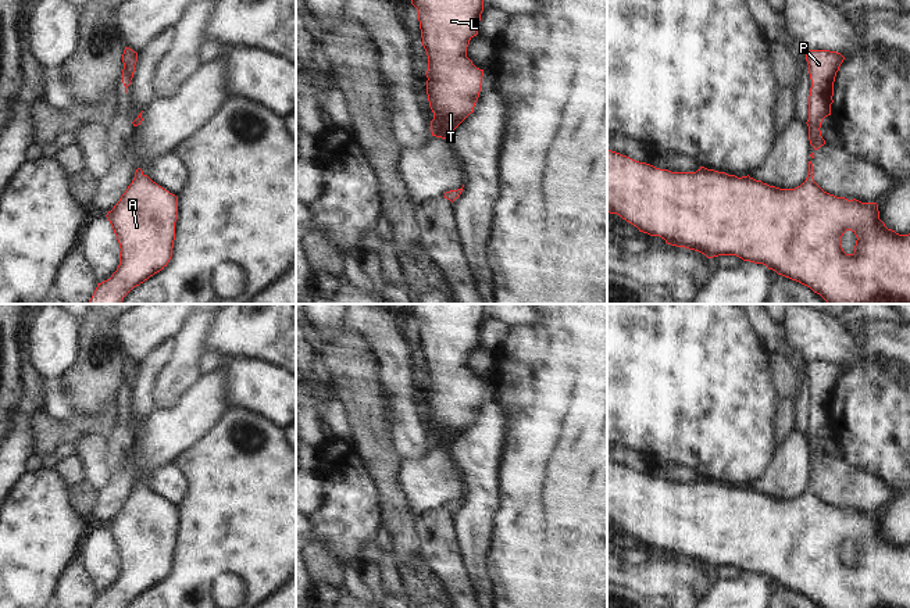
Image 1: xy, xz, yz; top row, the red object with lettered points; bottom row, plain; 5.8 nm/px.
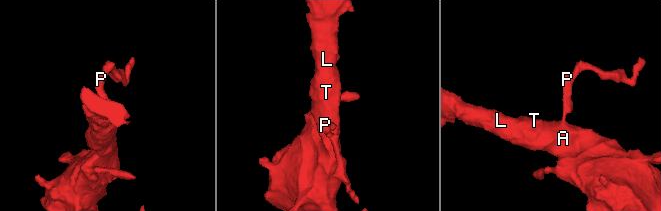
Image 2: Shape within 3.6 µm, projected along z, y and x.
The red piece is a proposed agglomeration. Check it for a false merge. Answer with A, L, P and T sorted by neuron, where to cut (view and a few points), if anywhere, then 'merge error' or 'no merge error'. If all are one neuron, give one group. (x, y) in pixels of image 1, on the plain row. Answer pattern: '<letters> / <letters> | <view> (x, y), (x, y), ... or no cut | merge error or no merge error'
A L P T | no cut | no merge error

